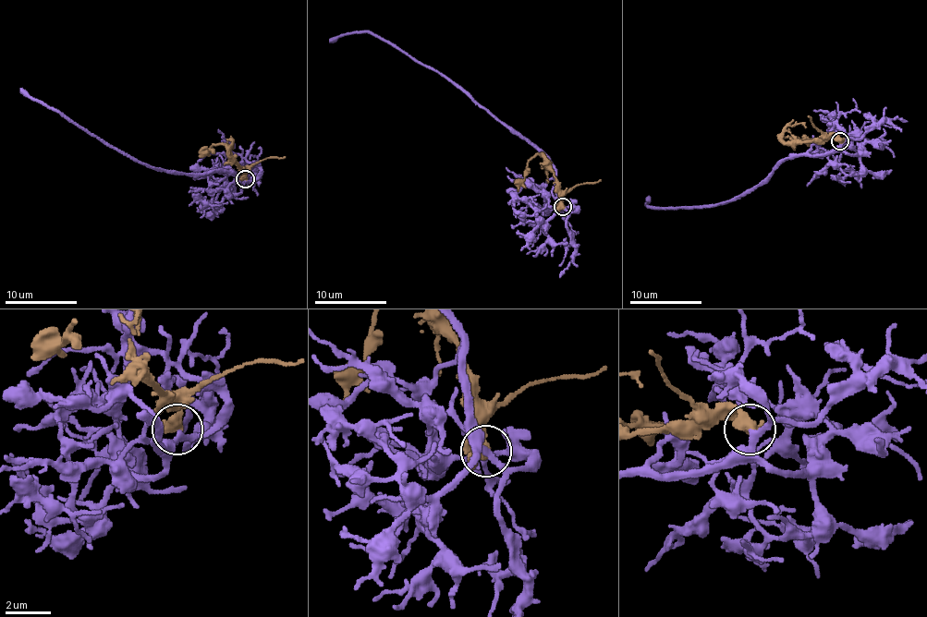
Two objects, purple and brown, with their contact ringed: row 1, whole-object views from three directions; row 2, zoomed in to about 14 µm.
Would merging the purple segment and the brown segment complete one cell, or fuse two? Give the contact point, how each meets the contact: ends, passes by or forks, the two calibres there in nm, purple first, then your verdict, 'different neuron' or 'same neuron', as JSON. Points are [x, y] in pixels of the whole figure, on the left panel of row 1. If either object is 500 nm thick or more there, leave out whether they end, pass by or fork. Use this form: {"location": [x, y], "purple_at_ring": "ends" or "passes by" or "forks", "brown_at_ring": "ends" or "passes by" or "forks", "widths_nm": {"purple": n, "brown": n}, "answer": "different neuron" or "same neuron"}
{"location": [245, 178], "widths_nm": {"purple": 240, "brown": 550}, "answer": "same neuron"}

